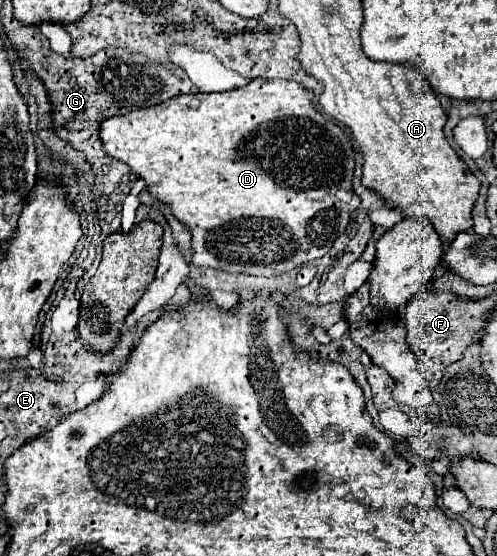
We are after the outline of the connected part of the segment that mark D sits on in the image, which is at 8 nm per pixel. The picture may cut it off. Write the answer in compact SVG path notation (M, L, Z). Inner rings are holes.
M252 78L246 86L216 92L216 94L180 94L178 98L170 98L166 102L160 102L158 106L148 106L142 110L132 110L130 114L112 116L100 122L100 140L102 148L110 158L116 158L132 170L134 176L146 182L146 188L150 196L162 204L168 204L172 210L172 216L184 224L192 234L192 264L194 266L206 266L222 272L242 272L252 276L278 276L284 272L290 272L294 268L304 266L306 262L322 258L332 242L344 234L344 228L348 226L350 212L358 208L360 200L352 190L352 172L354 172L354 156L352 140L350 136L330 118L316 112L312 106L312 94L302 88L298 82L290 80L264 80L264 78Z

